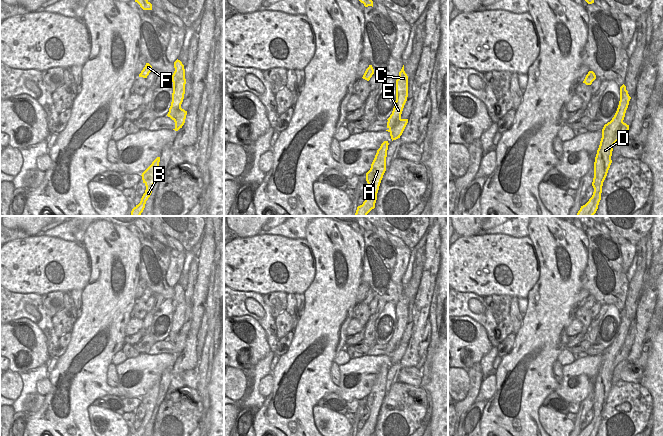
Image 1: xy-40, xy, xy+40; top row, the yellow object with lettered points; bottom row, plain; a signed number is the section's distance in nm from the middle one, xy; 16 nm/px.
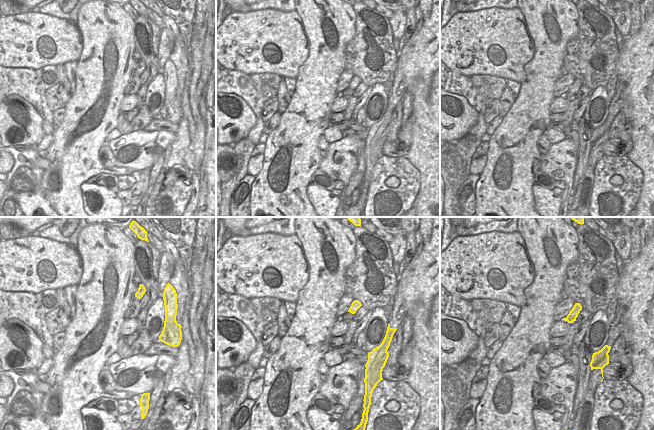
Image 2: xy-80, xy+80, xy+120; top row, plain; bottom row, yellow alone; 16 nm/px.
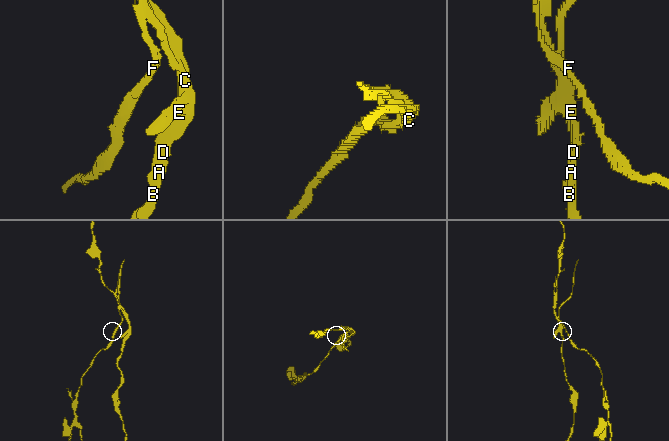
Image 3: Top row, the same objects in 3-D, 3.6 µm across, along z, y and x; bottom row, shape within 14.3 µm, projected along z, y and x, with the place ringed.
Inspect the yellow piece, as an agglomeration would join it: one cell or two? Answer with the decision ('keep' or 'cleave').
cleave

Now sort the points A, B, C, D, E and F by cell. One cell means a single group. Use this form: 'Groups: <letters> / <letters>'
Groups: A B C D E / F.

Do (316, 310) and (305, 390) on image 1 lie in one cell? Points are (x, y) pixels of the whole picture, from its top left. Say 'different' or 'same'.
same

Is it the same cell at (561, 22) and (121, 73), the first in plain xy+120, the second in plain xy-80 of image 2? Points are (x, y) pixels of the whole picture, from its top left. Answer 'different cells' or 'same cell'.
same cell

